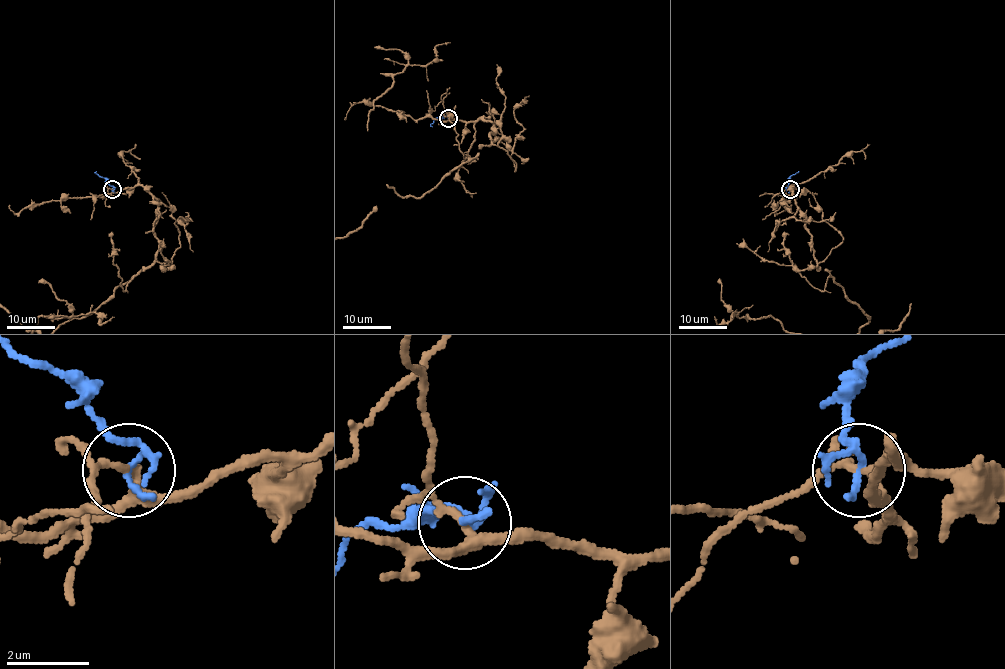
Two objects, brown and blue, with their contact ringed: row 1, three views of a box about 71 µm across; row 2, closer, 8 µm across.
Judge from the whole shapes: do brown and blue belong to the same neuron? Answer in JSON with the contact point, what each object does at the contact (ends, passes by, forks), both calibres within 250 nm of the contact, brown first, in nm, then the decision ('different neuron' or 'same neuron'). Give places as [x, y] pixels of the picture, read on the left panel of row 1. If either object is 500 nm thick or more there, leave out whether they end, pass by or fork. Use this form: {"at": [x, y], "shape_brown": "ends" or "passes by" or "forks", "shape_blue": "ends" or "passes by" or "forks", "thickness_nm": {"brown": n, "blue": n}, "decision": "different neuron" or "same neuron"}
{"at": [112, 189], "shape_brown": "forks", "shape_blue": "passes by", "thickness_nm": {"brown": 180, "blue": 140}, "decision": "different neuron"}

